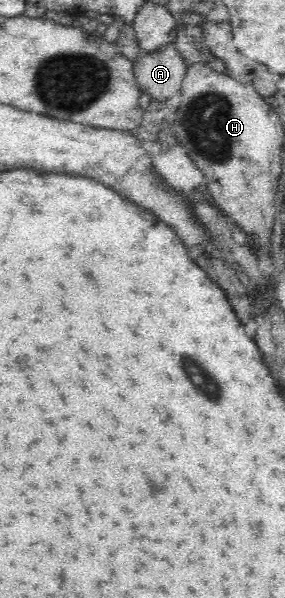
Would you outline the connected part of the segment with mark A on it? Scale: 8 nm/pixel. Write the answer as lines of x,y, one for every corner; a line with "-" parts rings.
171,41
141,54
133,69
140,91
148,92
153,98
167,100
182,89
188,66
175,41

